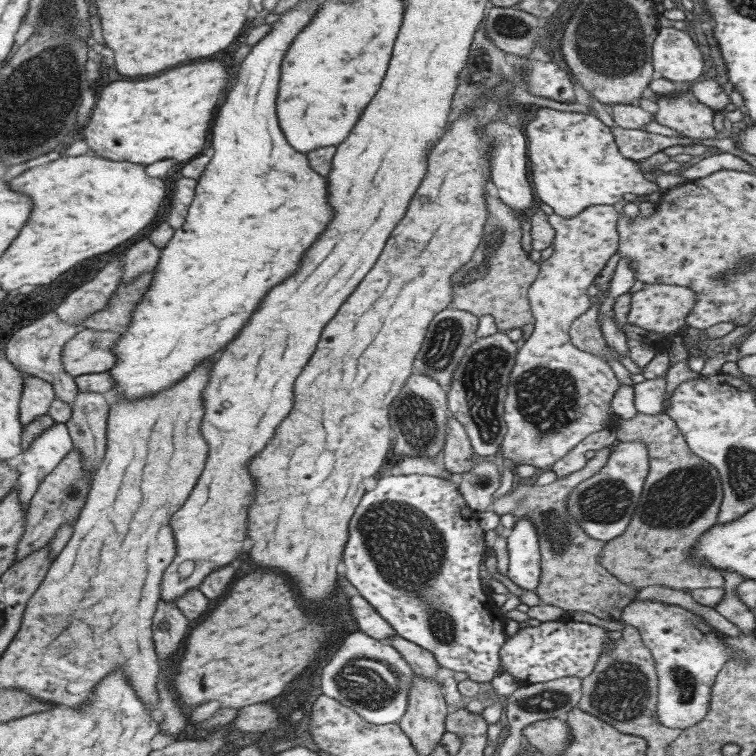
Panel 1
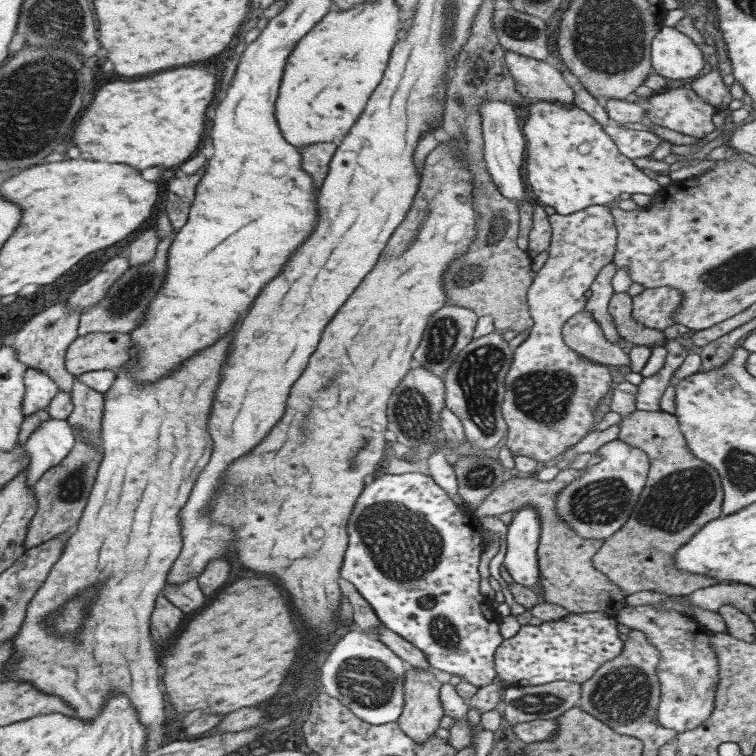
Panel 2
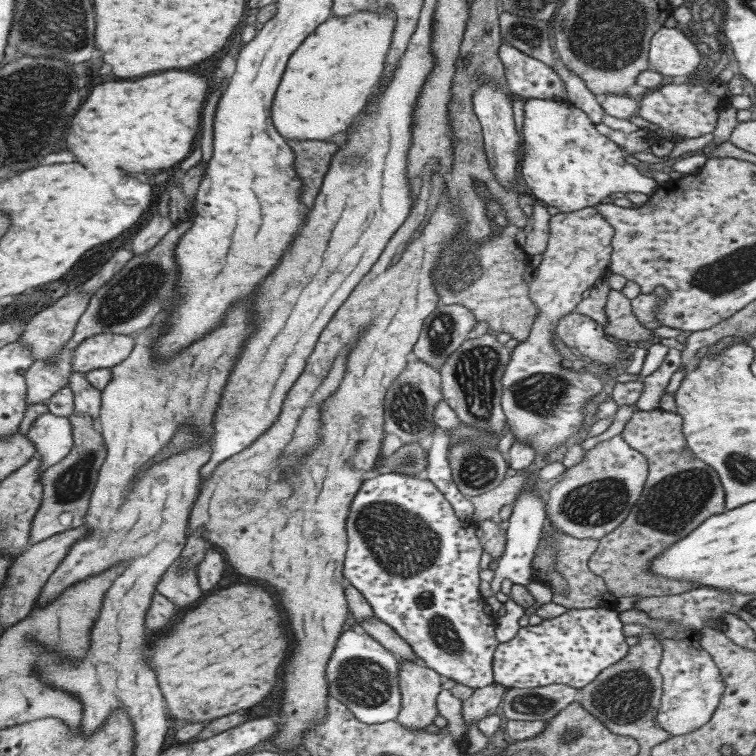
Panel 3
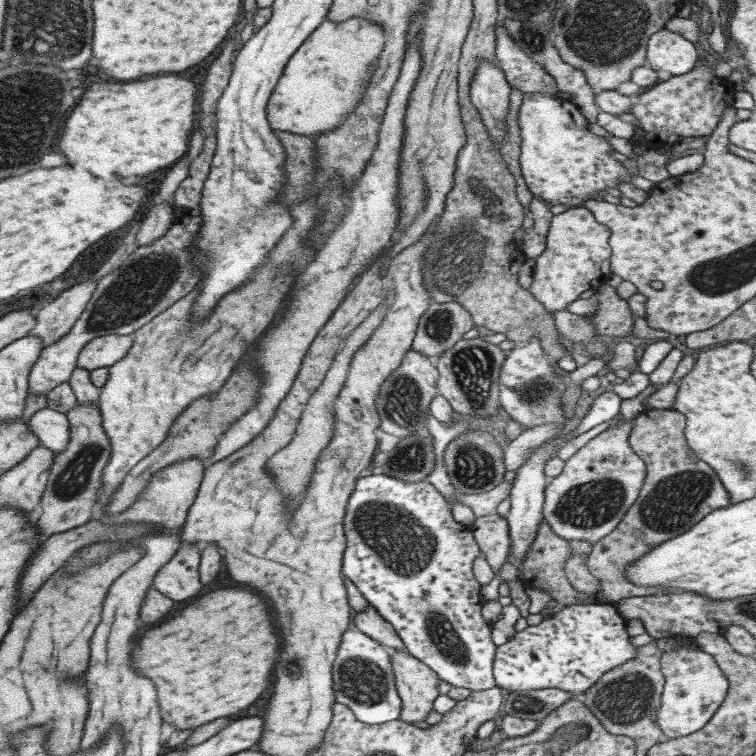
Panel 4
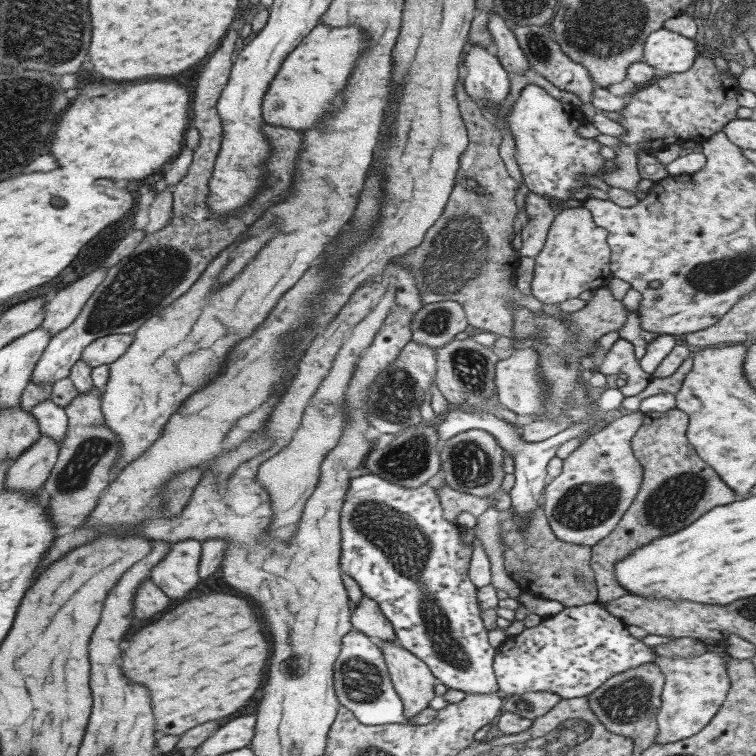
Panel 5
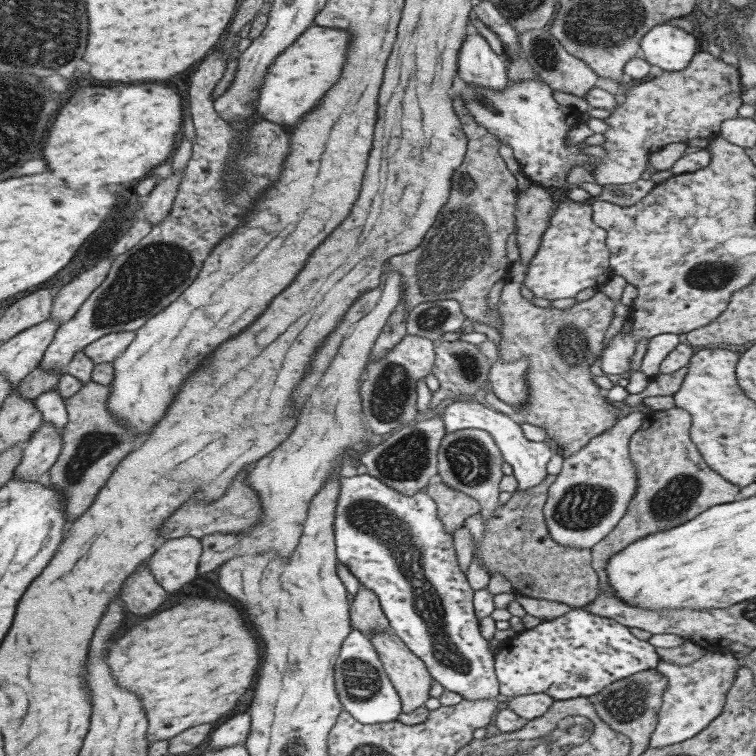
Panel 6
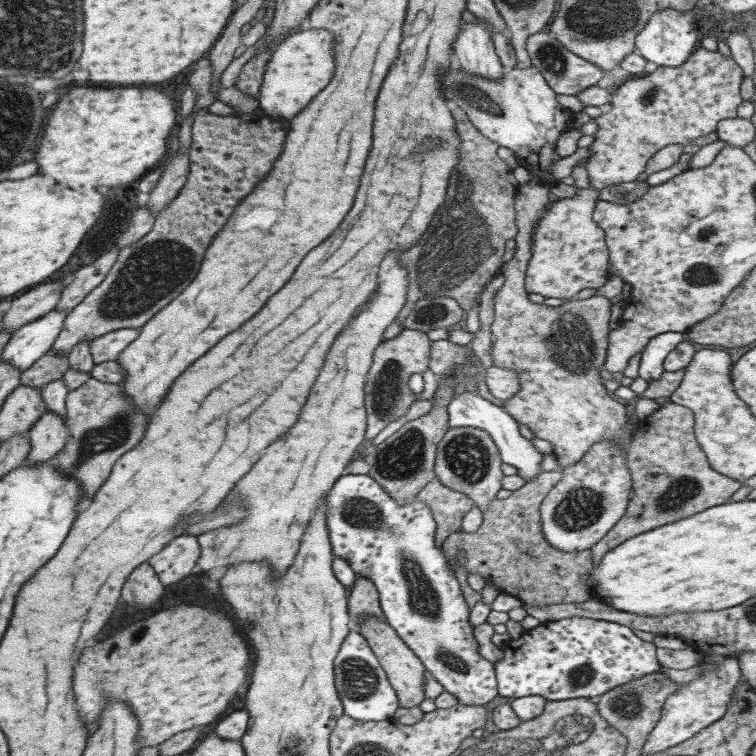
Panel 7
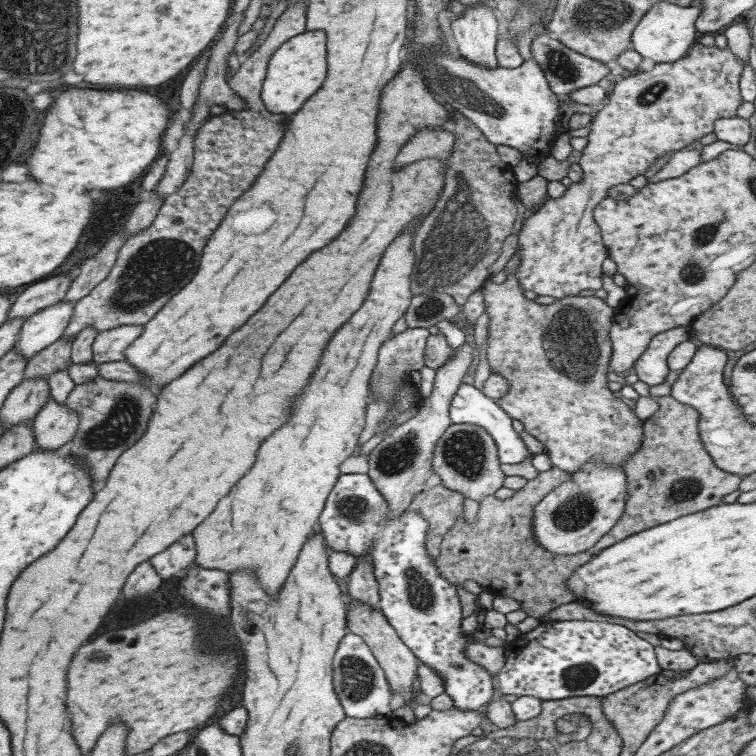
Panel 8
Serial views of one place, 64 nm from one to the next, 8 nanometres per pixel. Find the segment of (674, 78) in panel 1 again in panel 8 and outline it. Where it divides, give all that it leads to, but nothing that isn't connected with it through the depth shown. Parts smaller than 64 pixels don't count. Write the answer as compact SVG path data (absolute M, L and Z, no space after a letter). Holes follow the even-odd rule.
M671 2L653 4L634 26L631 32L631 48L642 58L649 58L656 64L677 62L687 54L687 50L697 42L699 37L694 27L694 21L699 16L699 6L677 6Z

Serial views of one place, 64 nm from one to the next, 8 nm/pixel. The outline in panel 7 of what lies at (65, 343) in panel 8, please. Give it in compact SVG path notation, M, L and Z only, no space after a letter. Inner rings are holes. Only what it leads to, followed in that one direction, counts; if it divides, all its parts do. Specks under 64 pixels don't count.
M49 348L37 362L19 374L19 385L41 389L51 380L62 378L63 373L68 369L66 358L67 354L59 354L59 352L55 354Z

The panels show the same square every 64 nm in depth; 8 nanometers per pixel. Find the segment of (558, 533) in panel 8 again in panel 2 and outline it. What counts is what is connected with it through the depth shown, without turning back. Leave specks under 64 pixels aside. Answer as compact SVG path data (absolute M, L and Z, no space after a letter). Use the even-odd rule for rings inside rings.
M619 440L603 444L594 454L599 455L599 462L585 466L585 472L557 494L555 511L579 537L603 540L615 534L629 518L646 481L648 458L643 450Z

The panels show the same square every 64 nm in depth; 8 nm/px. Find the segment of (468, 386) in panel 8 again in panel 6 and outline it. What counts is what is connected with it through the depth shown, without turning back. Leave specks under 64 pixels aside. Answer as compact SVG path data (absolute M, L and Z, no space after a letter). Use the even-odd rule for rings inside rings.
M464 399L457 401L448 401L440 408L441 420L445 426L445 432L455 432L457 430L467 429L481 429L491 435L491 439L497 445L501 453L502 461L512 466L512 474L517 481L517 487L514 492L525 492L527 488L537 486L545 476L545 464L552 453L555 452L556 444L551 438L547 441L533 442L525 439L519 425L517 425L509 416L497 412L485 403L479 403L477 400ZM554 444L554 448L551 448Z

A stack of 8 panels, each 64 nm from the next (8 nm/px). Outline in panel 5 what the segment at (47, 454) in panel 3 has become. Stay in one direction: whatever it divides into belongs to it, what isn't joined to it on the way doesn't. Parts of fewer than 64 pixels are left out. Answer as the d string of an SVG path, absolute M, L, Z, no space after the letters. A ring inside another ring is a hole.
M45 398L37 406L33 406L30 412L37 422L40 436L51 438L55 444L62 442L67 428L67 417L63 408L59 408L53 400Z

